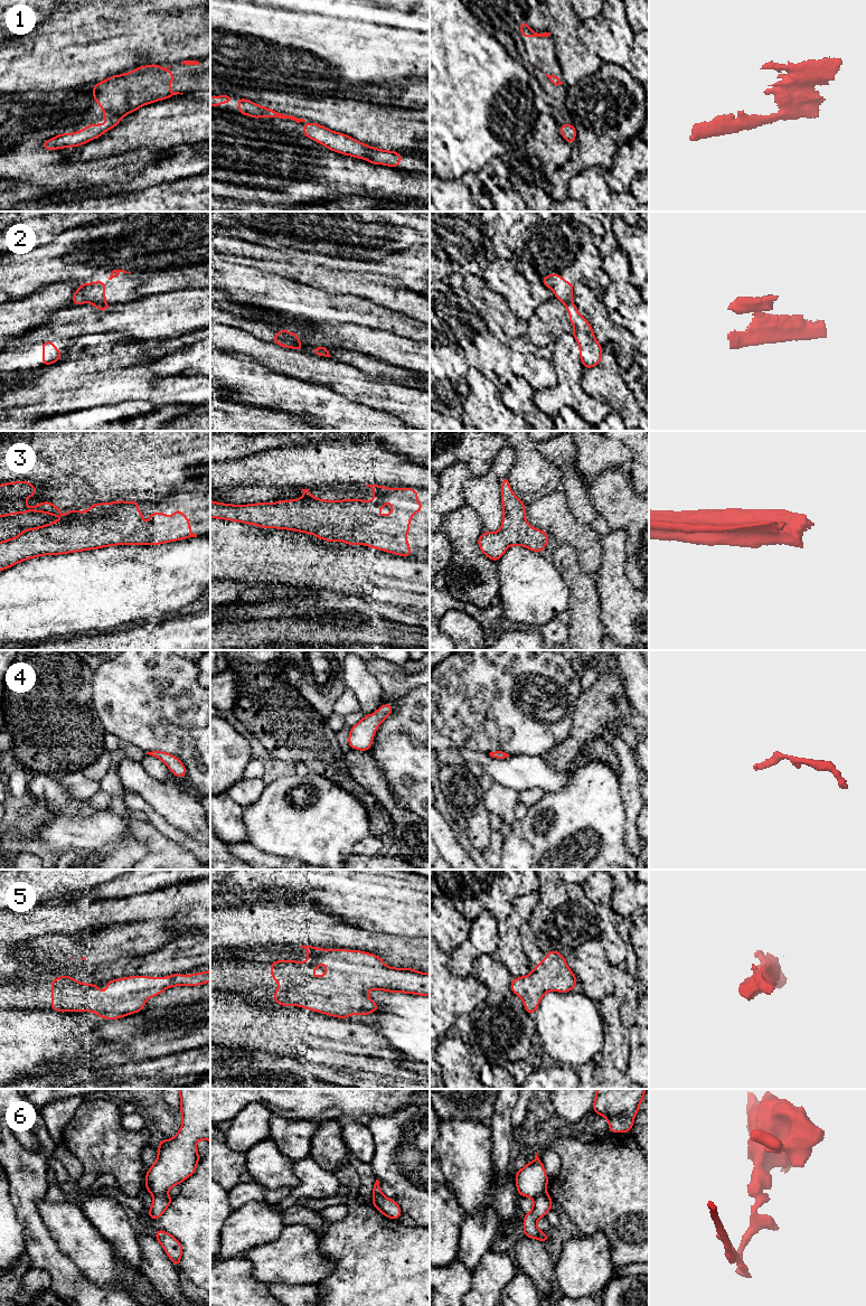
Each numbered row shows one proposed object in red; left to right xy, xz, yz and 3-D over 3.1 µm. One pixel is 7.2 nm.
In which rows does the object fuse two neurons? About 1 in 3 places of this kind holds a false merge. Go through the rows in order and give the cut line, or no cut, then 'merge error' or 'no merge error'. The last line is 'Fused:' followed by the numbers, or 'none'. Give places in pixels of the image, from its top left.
1: no cut | no merge error
2: xy (104, 302), (93, 303) | merge error
3: no cut | no merge error
4: no cut | no merge error
5: no cut | no merge error
6: xy (166, 1191), (153, 1195) | merge error
Fused: 2, 6

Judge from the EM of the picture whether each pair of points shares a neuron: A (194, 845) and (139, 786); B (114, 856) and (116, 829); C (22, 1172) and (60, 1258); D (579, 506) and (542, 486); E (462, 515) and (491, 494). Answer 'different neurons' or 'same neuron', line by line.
A: different neurons
B: different neurons
C: same neuron
D: different neurons
E: different neurons

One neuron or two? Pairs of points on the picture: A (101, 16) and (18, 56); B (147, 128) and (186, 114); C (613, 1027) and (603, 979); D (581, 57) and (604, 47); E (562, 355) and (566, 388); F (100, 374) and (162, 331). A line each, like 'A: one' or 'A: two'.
A: one
B: one
C: two
D: two
E: one
F: two

